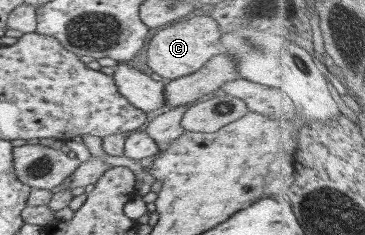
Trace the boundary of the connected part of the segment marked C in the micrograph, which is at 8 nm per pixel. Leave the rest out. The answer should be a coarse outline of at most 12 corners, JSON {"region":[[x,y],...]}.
{"region":[[194,16],[162,27],[146,65],[165,81],[221,52],[219,23]]}

